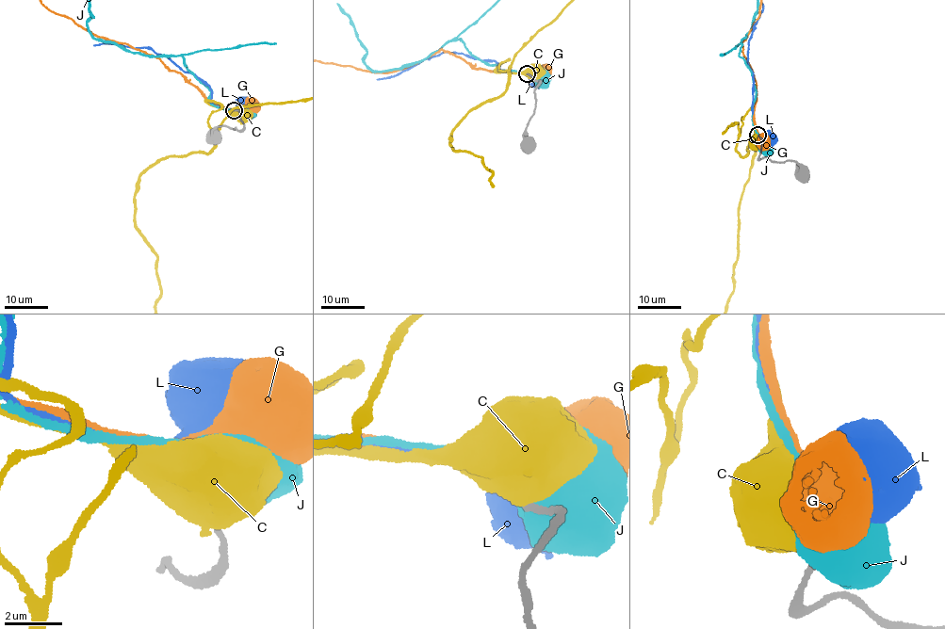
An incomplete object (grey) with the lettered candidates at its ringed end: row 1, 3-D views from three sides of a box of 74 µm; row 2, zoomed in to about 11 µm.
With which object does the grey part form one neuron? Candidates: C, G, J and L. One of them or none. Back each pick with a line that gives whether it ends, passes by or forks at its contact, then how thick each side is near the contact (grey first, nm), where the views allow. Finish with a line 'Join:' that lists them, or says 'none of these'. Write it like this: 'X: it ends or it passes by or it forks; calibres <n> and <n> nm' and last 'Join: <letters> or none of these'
Join: none of these

